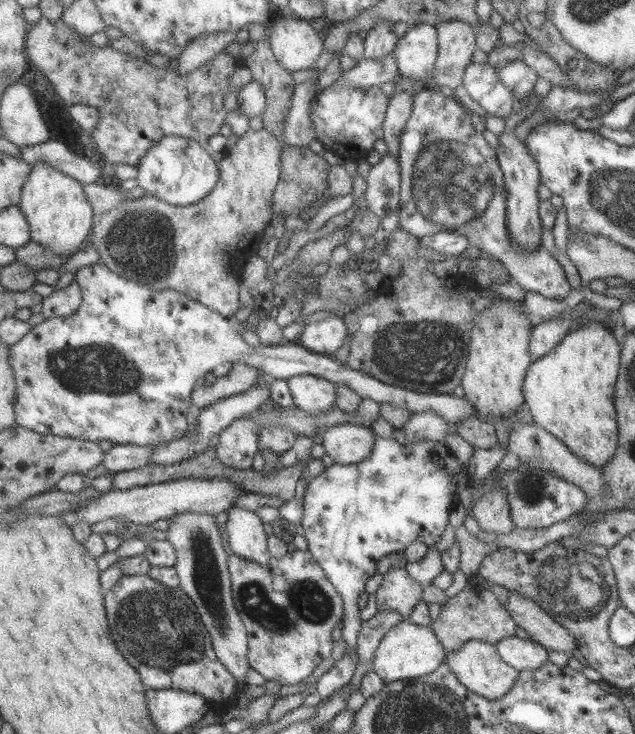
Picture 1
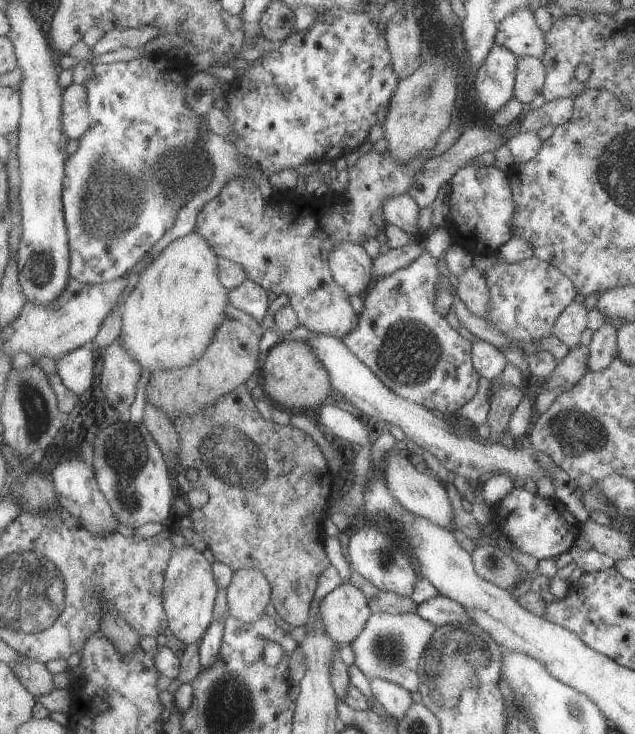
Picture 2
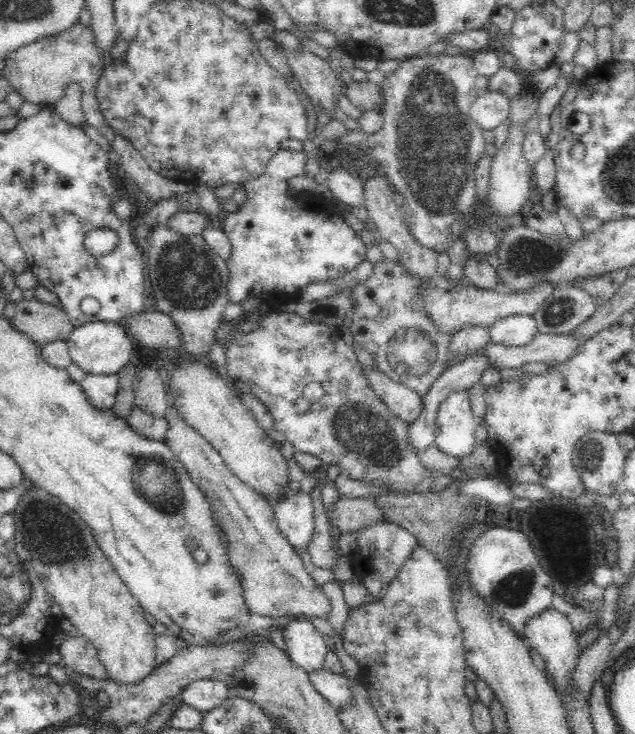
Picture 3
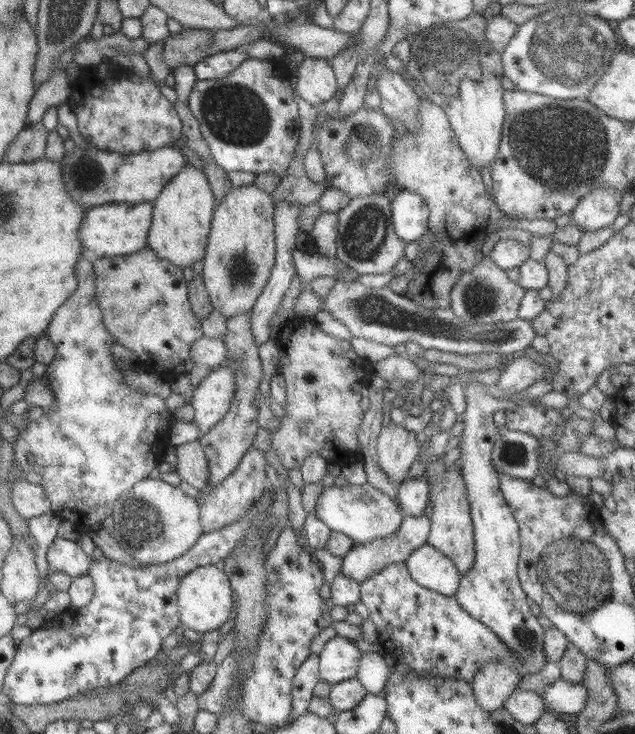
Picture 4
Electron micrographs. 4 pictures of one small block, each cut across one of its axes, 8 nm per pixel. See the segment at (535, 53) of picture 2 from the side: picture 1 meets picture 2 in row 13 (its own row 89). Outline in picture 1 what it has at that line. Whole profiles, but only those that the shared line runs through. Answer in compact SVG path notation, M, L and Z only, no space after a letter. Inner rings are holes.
M522 59L508 62L504 66L494 66L502 79L502 83L516 95L516 99L522 99L534 92L534 84L538 80L537 72L528 66Z

